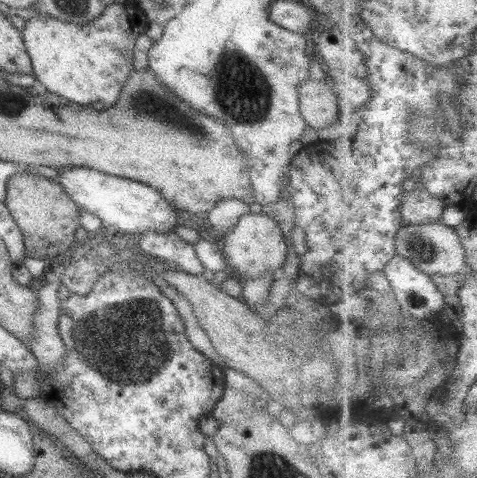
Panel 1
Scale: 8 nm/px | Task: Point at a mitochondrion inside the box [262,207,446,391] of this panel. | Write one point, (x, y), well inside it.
(419, 246)

